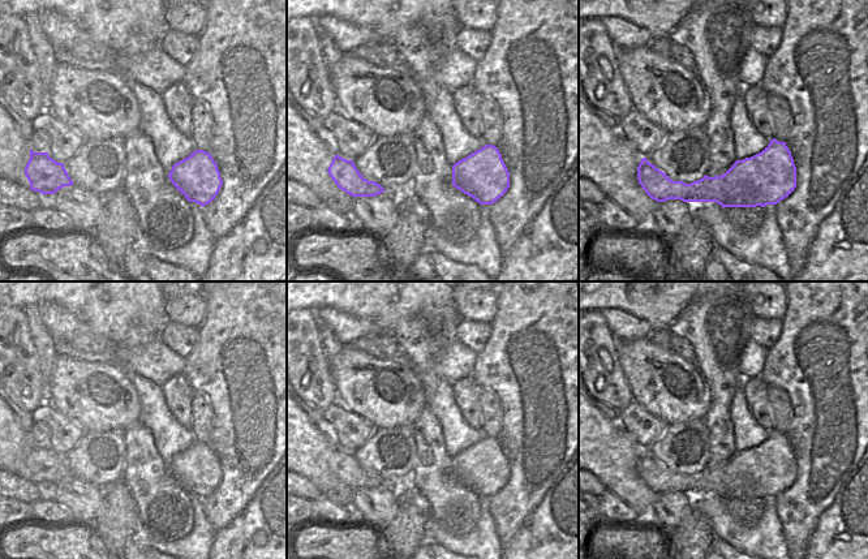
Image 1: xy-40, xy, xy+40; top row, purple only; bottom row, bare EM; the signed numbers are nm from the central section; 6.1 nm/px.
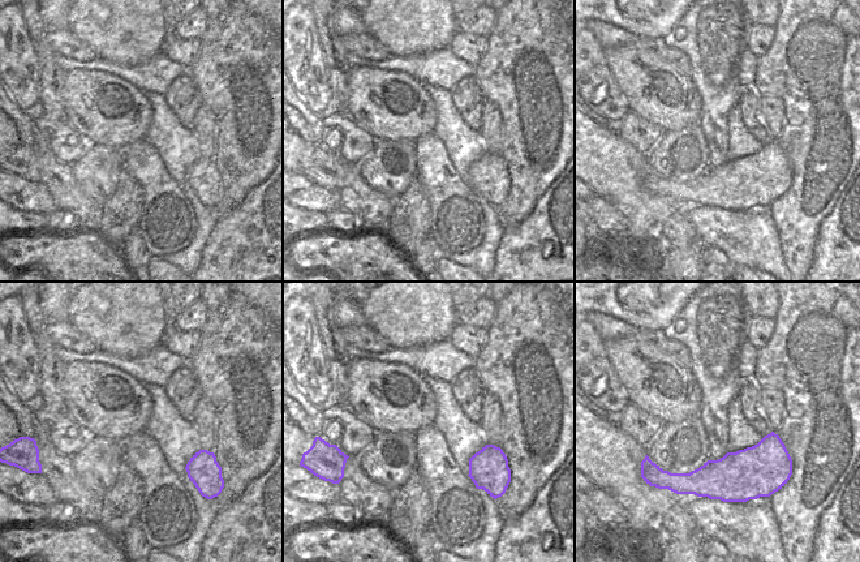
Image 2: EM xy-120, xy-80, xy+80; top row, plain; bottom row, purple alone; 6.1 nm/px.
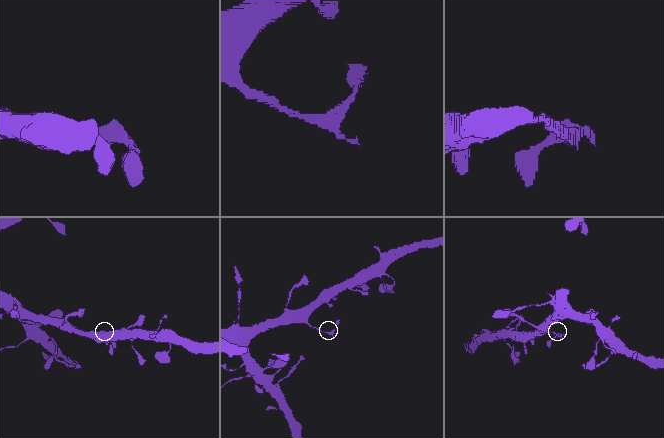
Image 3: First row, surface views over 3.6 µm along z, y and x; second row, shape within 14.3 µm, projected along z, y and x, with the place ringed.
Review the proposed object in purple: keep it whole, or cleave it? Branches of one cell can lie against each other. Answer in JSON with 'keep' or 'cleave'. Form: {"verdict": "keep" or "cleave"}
{"verdict": "cleave"}

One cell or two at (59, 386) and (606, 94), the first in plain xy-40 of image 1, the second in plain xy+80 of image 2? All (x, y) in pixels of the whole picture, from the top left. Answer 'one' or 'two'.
two

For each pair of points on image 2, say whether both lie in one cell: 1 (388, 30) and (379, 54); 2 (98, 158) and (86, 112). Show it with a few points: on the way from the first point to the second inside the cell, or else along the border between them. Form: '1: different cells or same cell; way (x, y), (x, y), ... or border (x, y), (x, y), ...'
1: different cells; border (365, 31), (374, 37), (391, 55)
2: different cells; border (87, 142), (115, 146), (121, 150)

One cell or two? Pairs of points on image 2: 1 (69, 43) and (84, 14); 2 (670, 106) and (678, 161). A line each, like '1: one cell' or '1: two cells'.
1: two cells
2: two cells

